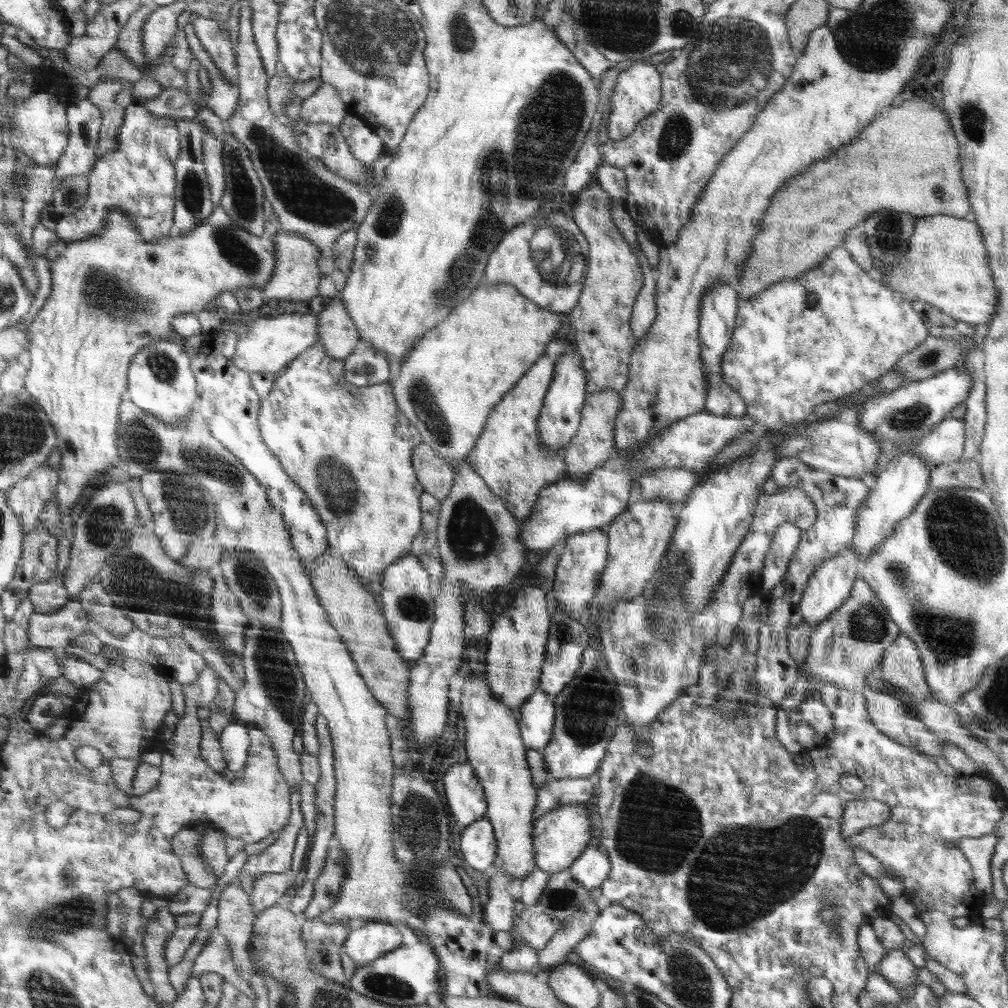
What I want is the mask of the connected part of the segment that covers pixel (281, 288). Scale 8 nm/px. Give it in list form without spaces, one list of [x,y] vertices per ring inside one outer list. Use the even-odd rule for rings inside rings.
[[[278,230],[274,236],[274,246],[276,246],[276,269],[272,272],[272,279],[268,285],[262,289],[266,299],[279,298],[291,301],[308,301],[318,296],[318,282],[322,278],[322,272],[317,268],[317,262],[322,258],[322,251],[316,245],[310,243],[308,239],[298,233]]]

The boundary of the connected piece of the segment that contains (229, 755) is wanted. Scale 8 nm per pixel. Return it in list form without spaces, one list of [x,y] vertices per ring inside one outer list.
[[[234,720],[226,726],[219,735],[223,758],[228,770],[237,772],[244,769],[250,740],[247,732],[248,725]]]

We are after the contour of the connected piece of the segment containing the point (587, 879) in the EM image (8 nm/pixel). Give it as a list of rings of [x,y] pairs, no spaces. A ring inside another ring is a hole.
[[[596,843],[588,846],[571,864],[569,871],[584,888],[598,888],[611,872],[610,856]]]

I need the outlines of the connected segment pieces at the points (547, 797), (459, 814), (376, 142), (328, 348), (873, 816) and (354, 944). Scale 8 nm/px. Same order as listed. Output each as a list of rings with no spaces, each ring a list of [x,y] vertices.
[[[592,774],[584,778],[549,780],[542,788],[538,788],[534,822],[547,812],[565,804],[588,802],[588,800],[594,799],[598,781],[598,774]]]
[[[467,762],[450,766],[444,774],[442,789],[458,825],[466,828],[486,816],[486,792],[474,768]]]
[[[350,114],[339,125],[343,138],[348,143],[354,158],[366,163],[373,163],[382,156],[386,149],[381,138],[362,119]]]
[[[342,300],[327,303],[317,312],[317,316],[320,320],[318,343],[328,356],[345,361],[361,340],[347,306]]]
[[[872,798],[849,799],[842,815],[842,838],[850,838],[866,828],[880,826],[890,819],[890,806]]]
[[[366,921],[364,926],[351,930],[342,952],[348,954],[356,965],[367,965],[398,949],[400,944],[402,936],[398,932],[398,925],[386,921]]]

